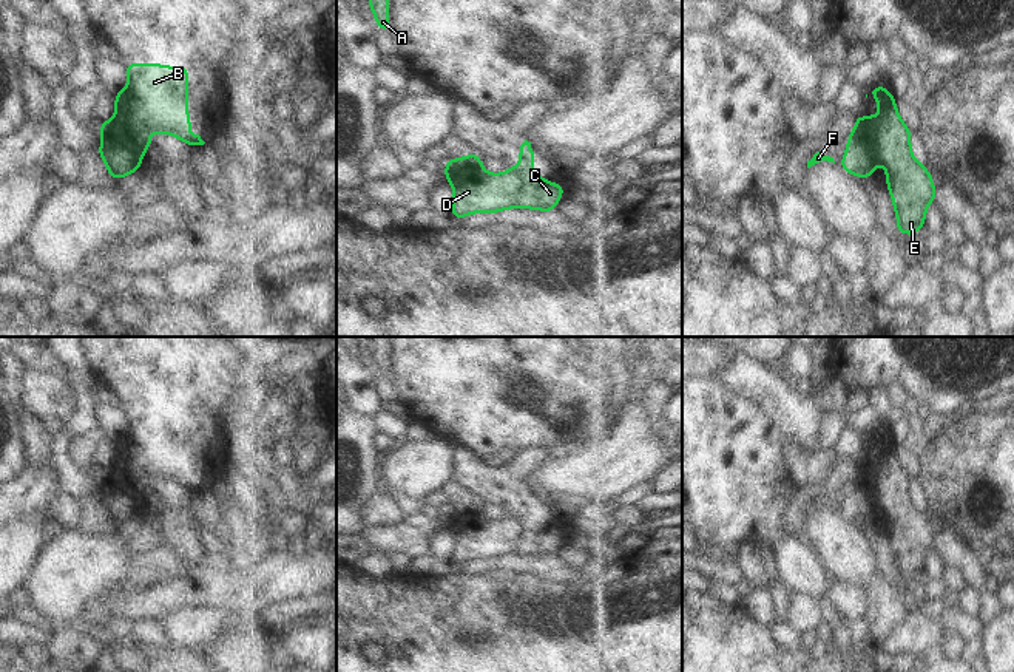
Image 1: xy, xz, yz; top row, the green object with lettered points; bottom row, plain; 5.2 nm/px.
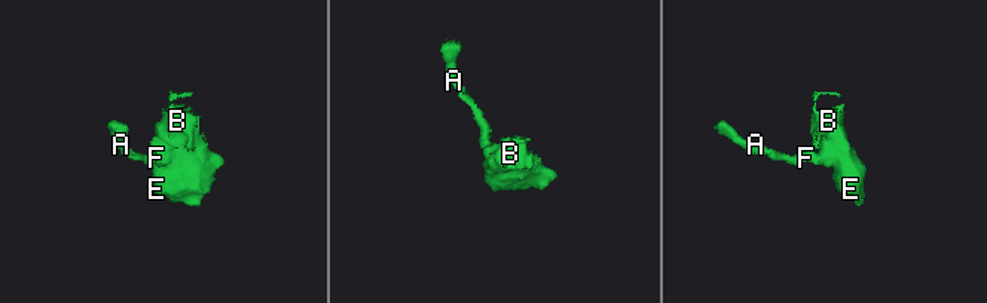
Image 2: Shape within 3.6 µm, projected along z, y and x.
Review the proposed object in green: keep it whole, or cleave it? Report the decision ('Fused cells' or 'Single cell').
Fused cells

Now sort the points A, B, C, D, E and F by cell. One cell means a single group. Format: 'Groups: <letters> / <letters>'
Groups: A F / B C D E

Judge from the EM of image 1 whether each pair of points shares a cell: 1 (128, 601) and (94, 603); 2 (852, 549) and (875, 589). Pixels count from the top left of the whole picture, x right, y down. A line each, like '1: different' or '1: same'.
1: same
2: different

